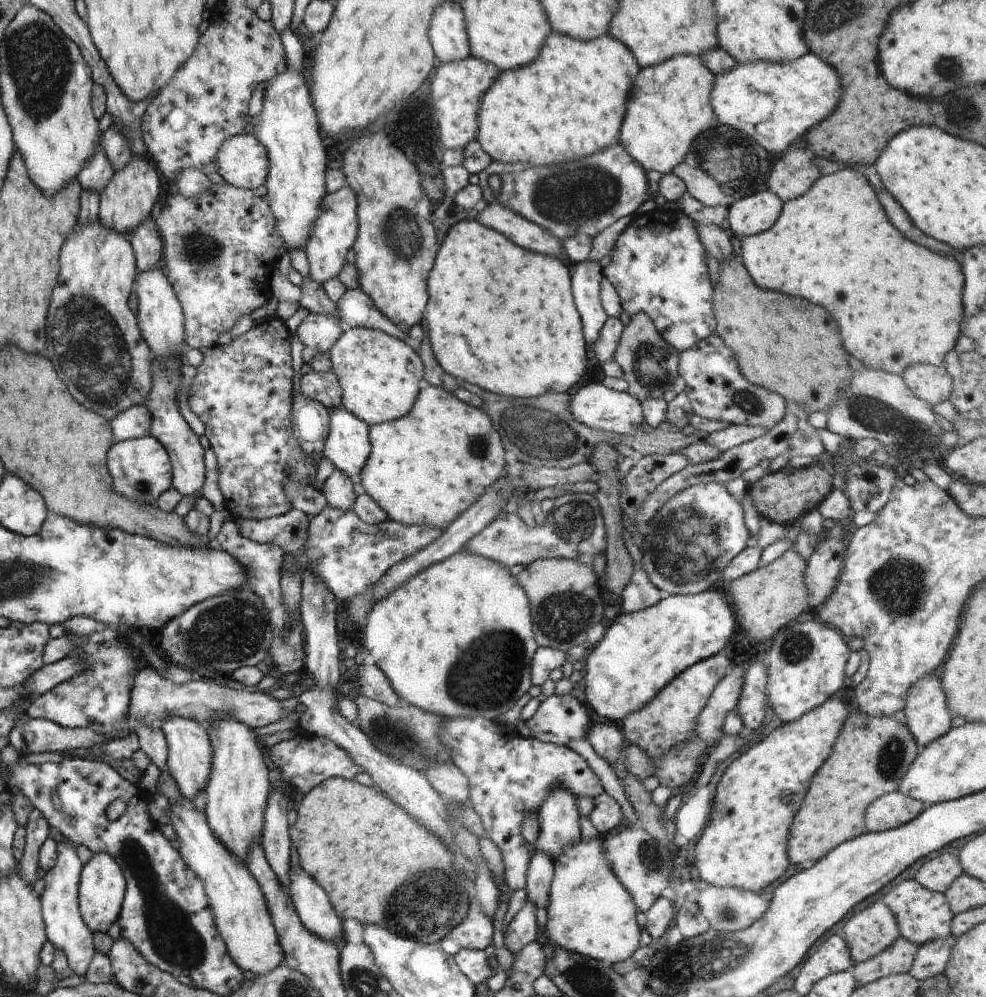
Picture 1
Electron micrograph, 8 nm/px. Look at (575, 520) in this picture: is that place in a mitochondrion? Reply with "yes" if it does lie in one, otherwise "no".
yes

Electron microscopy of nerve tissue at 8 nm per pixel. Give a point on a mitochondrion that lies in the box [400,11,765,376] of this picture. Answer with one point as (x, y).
(567, 197)

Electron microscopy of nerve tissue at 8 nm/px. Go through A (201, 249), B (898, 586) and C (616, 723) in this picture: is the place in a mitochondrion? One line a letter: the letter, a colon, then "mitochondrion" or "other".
A: mitochondrion
B: mitochondrion
C: other

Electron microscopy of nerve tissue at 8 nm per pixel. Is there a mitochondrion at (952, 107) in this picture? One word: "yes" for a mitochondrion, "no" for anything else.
yes

